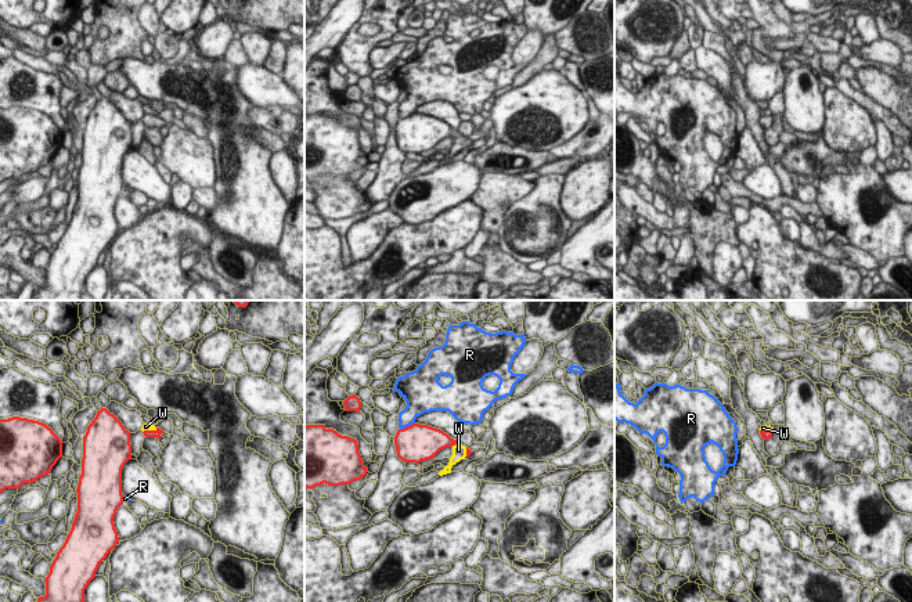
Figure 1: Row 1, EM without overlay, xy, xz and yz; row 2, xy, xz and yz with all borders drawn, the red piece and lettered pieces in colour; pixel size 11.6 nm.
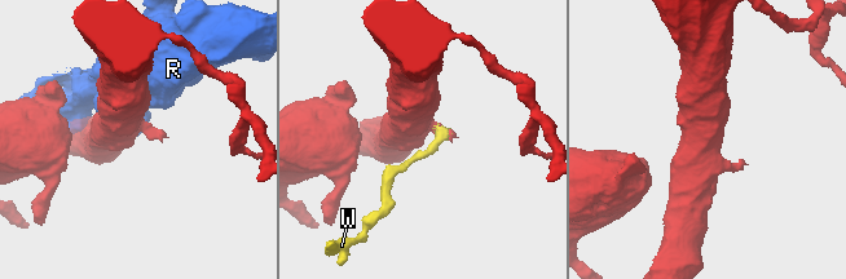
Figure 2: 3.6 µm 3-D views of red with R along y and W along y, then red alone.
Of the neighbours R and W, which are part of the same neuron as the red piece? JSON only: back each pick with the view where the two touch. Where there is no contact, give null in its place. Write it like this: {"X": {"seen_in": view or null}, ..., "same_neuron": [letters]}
{"W": {"seen_in": "xz"}, "same_neuron": ["W"]}

